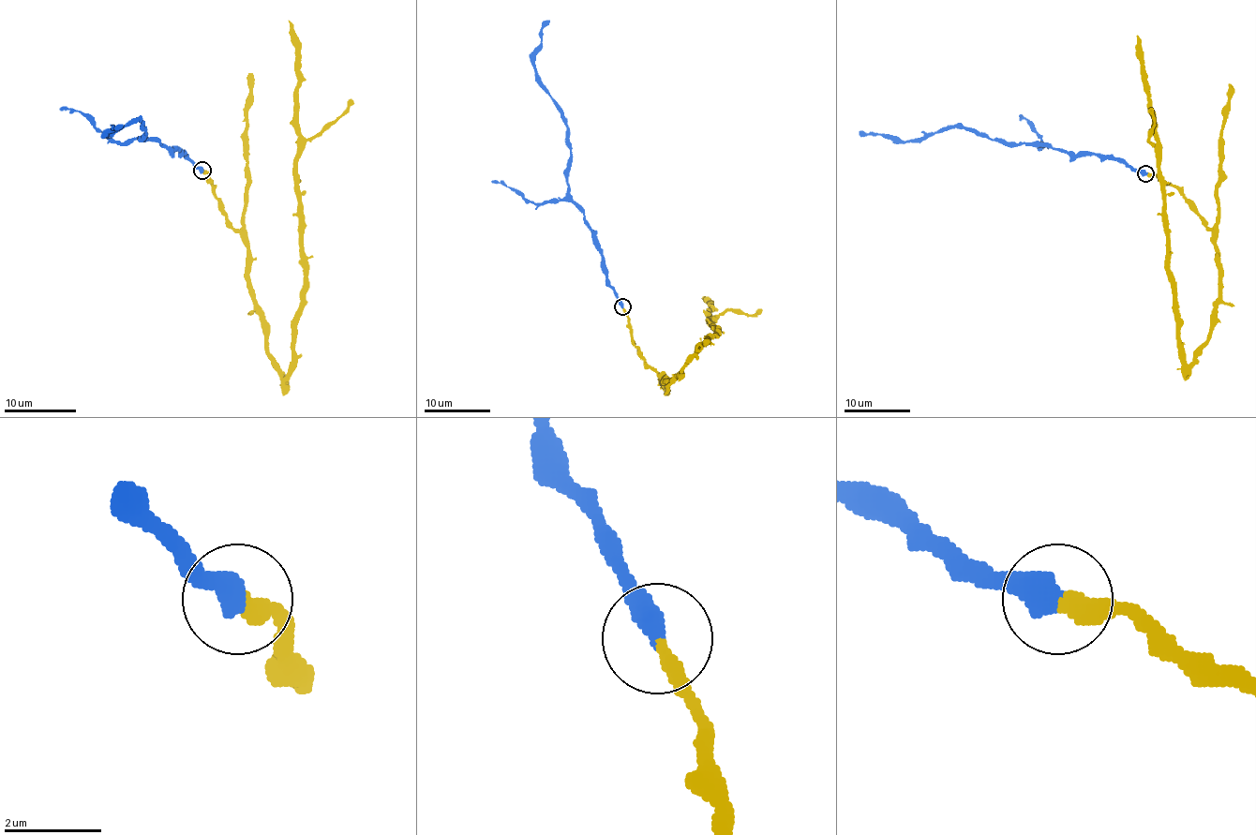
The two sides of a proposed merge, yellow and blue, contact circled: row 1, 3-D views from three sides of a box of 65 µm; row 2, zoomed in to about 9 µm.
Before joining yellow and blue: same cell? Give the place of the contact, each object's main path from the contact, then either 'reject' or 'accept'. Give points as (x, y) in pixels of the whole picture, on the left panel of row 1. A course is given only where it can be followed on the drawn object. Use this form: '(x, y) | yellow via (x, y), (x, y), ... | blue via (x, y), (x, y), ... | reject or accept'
(201, 171) | yellow via (202, 170), (218, 209), (247, 249), (249, 294), (265, 350), (285, 377), (305, 275), (297, 48), (289, 21) | blue via (202, 170), (183, 150), (142, 140), (142, 125), (138, 119), (107, 136), (123, 125) | accept

